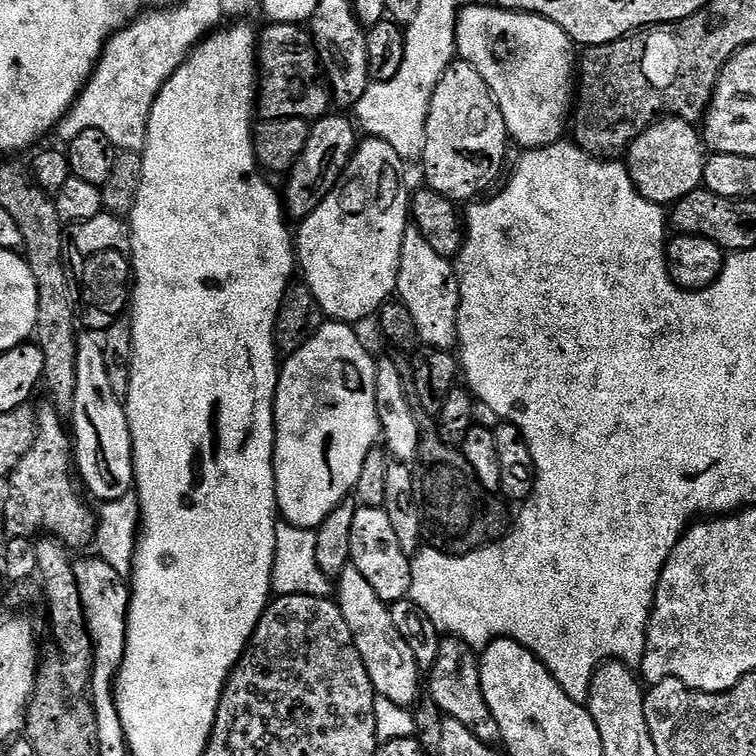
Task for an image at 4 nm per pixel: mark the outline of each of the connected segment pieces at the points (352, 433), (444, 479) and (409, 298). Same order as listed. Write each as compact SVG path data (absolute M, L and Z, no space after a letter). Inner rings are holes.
M325 322L320 329L315 332L314 335L310 337L305 344L303 344L300 349L296 351L293 356L287 357L283 361L282 367L280 369L280 381L276 387L276 506L279 512L279 515L283 517L285 521L292 523L296 527L309 528L316 530L320 523L327 517L328 514L336 507L339 506L343 500L347 499L350 496L350 493L355 489L356 483L358 482L358 474L362 474L362 462L366 462L366 454L370 454L370 450L374 447L377 447L378 441L381 439L380 435L380 423L378 422L378 410L376 409L376 360L374 356L371 356L370 353L364 349L364 344L362 341L356 337L357 329L351 324L341 324L339 322Z
M420 410L416 421L420 427L420 445L414 461L416 505L424 523L424 540L444 554L475 552L503 540L510 531L509 505L478 482L459 447L442 442L433 417Z
M409 226L402 238L396 292L400 303L406 306L406 310L410 310L410 318L414 318L416 335L421 345L445 350L457 347L460 283L453 261L449 257L437 254L430 247L430 242L422 238L422 230L414 226Z

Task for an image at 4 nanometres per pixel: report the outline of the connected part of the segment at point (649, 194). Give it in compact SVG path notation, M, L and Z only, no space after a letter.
M661 118L628 145L626 167L634 186L650 202L671 206L704 183L706 145L691 120Z

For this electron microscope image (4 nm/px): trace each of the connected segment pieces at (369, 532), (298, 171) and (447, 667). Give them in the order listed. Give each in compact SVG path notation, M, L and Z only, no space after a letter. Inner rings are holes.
M357 507L350 533L350 554L351 567L356 568L358 574L362 574L362 578L366 578L366 582L370 582L374 594L378 594L378 598L382 598L385 604L390 606L394 602L411 597L412 561L410 554L406 550L402 550L402 545L399 544L397 534L394 531L394 525L390 523L390 514L386 514L384 508Z
M329 114L311 125L312 133L306 142L306 150L298 158L292 171L287 173L288 185L284 192L282 188L282 203L293 221L299 222L314 214L314 210L318 210L318 206L322 206L325 198L336 189L344 171L348 169L348 162L356 152L358 143L357 125L349 120L344 116Z
M441 639L438 662L434 662L426 676L426 692L447 719L462 722L462 726L466 726L466 730L470 730L470 734L474 734L474 738L483 744L495 745L500 740L498 722L494 722L490 706L486 706L486 698L482 694L480 657L477 649L471 648L465 640Z

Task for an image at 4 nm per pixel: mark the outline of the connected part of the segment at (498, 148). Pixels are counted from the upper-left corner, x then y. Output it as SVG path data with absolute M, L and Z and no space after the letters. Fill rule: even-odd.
M453 60L434 90L428 111L422 157L427 187L453 202L475 201L484 194L479 192L502 176L508 151L508 127L482 74L465 60Z

